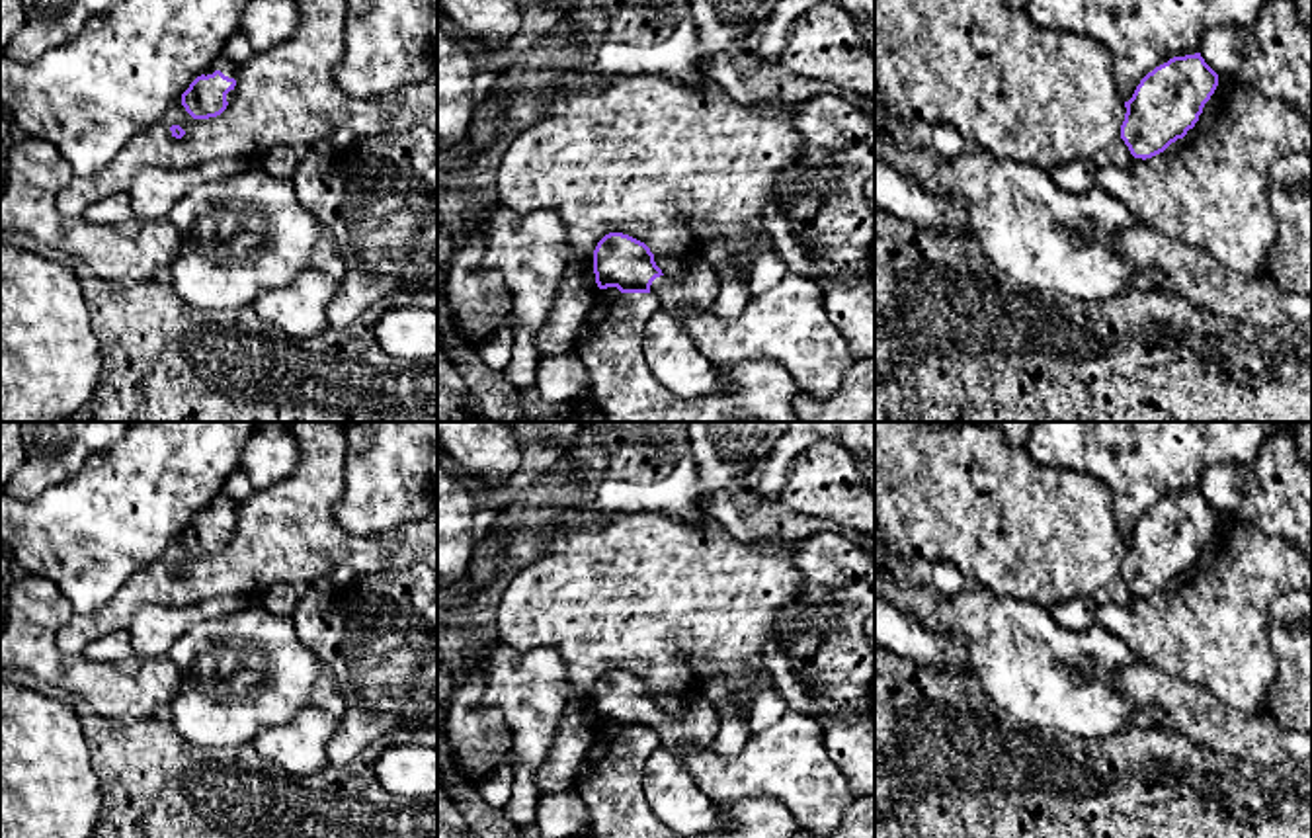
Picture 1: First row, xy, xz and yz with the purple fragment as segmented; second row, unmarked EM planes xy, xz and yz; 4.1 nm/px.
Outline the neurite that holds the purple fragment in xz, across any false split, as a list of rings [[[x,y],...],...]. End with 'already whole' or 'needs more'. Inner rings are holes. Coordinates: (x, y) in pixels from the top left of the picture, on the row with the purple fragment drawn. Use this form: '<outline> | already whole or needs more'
[[[623,232],[605,234],[594,250],[594,273],[599,289],[654,293],[668,313],[711,313],[720,291],[717,270],[701,256],[679,277],[664,275],[650,248]]] | needs more

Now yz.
[[[1201,53],[1173,57],[1148,72],[1125,102],[1121,139],[1134,158],[1152,158],[1195,127],[1218,86]]] | already whole

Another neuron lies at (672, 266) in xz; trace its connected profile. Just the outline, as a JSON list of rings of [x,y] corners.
[[[654,254],[656,266],[662,270],[664,275],[679,277],[683,270],[687,270],[699,256],[685,254],[685,256],[668,256],[668,254]]]

